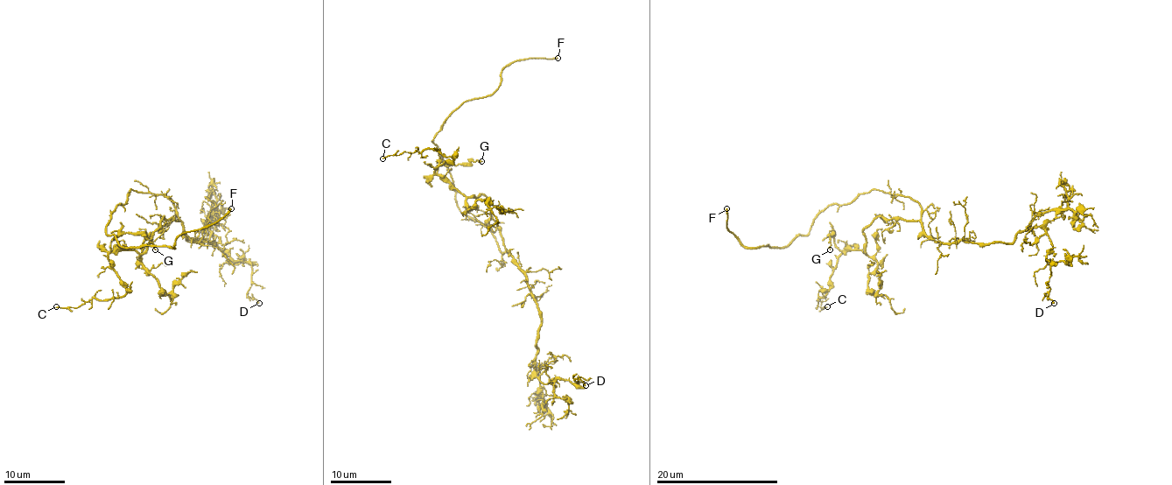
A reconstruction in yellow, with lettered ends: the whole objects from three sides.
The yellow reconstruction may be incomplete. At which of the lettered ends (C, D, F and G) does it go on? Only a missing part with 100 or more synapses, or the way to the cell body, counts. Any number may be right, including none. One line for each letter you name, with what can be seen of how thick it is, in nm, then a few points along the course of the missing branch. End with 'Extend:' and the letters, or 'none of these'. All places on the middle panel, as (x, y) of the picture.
F: 240 nm thick; missing branch runs (557, 58), (599, 50)
Extend: F

